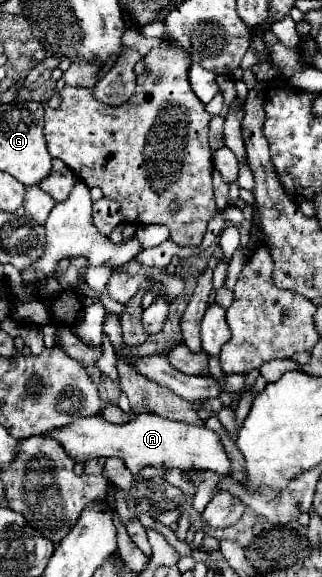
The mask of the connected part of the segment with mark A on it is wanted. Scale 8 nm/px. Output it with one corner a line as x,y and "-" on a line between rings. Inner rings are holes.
140,413
124,425
112,425
102,417
80,417
80,421
48,435
68,449
68,455
76,461
86,461
92,457
120,457
136,477
144,467
210,469
222,475
230,473
230,461
214,431
204,425
198,427
182,421
168,421
166,417
156,417
154,413

